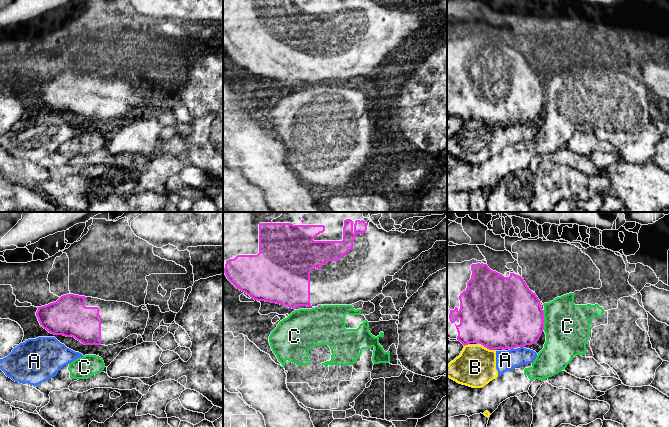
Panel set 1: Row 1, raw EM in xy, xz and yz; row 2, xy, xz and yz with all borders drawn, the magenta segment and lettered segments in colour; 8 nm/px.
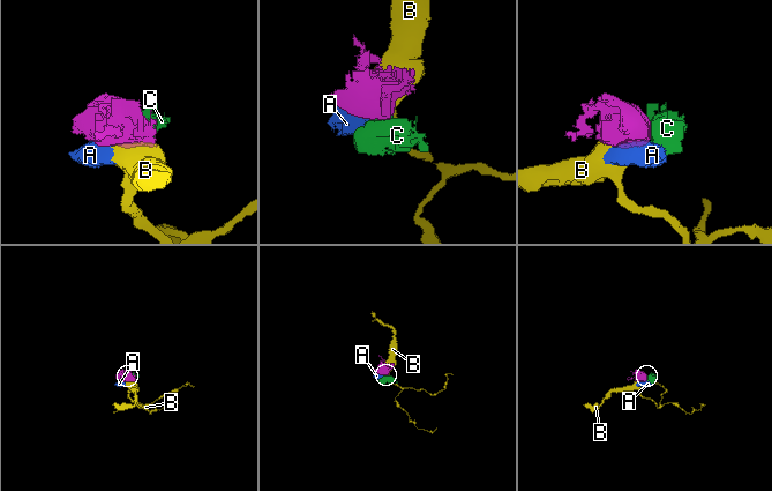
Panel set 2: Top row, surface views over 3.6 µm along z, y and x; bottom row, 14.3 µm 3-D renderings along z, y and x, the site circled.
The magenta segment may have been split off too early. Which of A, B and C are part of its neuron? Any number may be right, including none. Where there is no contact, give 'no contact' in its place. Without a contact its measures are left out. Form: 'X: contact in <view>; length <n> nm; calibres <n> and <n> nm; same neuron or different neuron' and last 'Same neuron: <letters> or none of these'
A: contact in yz; length 30 nm; calibres 480 and 160 nm; different neuron
B: contact in yz; length 70 nm; calibres 480 and 320 nm; different neuron
C: contact in yz; length 160 nm; calibres 480 and 360 nm; different neuron
Same neuron: none of these

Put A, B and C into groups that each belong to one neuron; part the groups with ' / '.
A B / C

